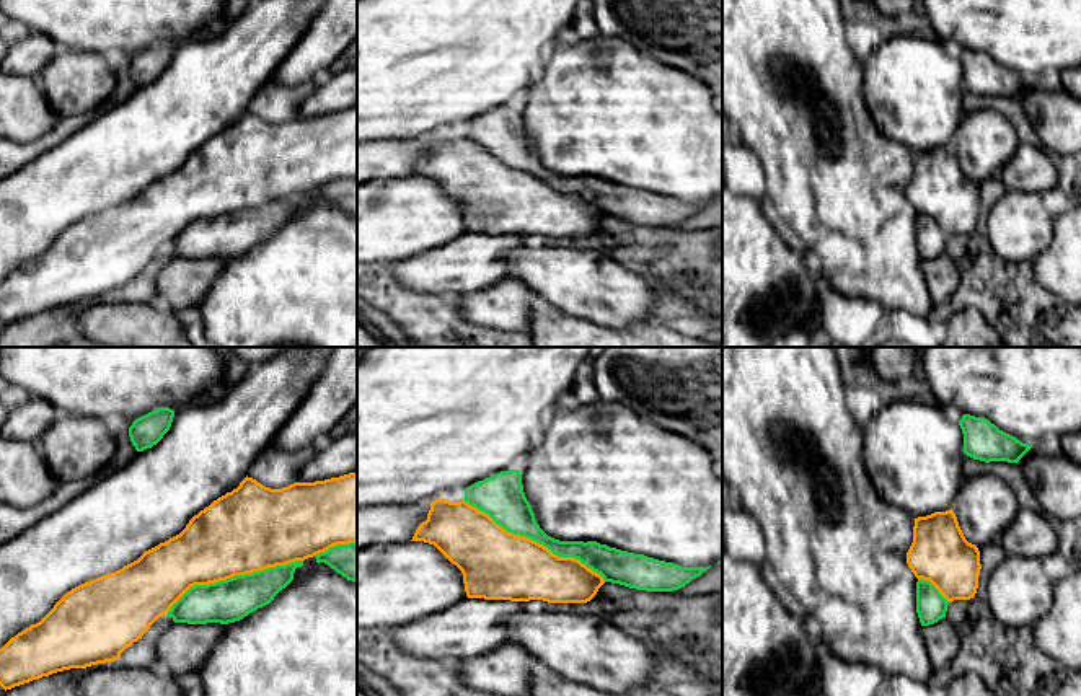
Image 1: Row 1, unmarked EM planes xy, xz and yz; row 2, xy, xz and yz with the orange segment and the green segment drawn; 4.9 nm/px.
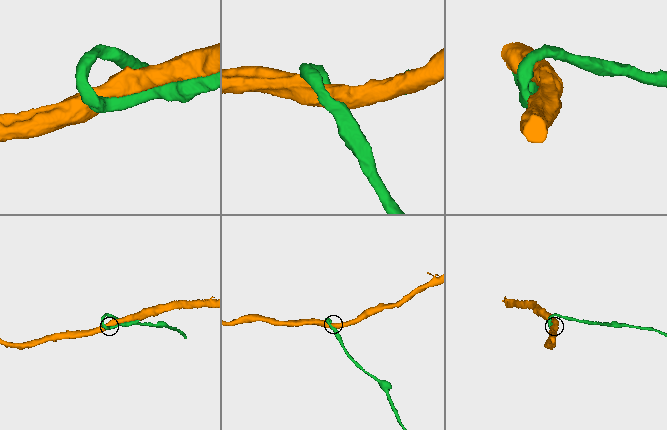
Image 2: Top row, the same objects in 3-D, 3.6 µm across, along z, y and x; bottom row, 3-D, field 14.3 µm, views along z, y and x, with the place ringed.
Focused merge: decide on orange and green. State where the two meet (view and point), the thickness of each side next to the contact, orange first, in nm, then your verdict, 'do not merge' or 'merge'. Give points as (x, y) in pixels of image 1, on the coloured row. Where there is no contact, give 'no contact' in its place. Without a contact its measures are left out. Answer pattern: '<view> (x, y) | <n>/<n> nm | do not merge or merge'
xz (535, 541) | 340/200 nm | merge

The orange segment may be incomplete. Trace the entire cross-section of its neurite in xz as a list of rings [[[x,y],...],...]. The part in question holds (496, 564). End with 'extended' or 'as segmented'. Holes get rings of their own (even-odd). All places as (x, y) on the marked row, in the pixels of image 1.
[[[520,469],[501,471],[471,484],[465,489],[465,499],[460,502],[435,499],[430,504],[427,520],[417,526],[411,541],[434,544],[461,570],[466,597],[484,600],[587,603],[605,582],[646,592],[673,592],[711,567],[682,567],[644,554],[610,548],[597,541],[559,541],[548,536],[536,523],[532,505],[525,497]]]; extended

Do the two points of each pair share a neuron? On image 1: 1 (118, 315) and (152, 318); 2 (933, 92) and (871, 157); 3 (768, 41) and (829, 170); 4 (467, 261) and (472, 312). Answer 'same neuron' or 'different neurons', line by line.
1: same neuron
2: different neurons
3: same neuron
4: different neurons

